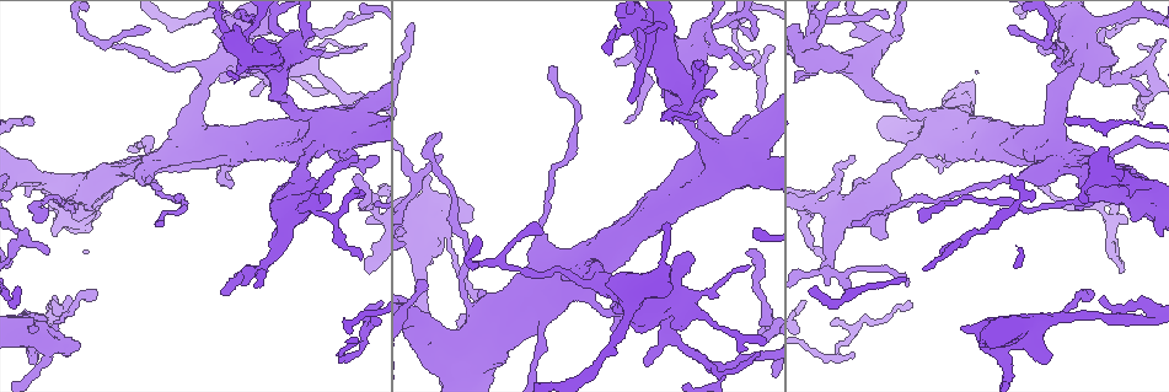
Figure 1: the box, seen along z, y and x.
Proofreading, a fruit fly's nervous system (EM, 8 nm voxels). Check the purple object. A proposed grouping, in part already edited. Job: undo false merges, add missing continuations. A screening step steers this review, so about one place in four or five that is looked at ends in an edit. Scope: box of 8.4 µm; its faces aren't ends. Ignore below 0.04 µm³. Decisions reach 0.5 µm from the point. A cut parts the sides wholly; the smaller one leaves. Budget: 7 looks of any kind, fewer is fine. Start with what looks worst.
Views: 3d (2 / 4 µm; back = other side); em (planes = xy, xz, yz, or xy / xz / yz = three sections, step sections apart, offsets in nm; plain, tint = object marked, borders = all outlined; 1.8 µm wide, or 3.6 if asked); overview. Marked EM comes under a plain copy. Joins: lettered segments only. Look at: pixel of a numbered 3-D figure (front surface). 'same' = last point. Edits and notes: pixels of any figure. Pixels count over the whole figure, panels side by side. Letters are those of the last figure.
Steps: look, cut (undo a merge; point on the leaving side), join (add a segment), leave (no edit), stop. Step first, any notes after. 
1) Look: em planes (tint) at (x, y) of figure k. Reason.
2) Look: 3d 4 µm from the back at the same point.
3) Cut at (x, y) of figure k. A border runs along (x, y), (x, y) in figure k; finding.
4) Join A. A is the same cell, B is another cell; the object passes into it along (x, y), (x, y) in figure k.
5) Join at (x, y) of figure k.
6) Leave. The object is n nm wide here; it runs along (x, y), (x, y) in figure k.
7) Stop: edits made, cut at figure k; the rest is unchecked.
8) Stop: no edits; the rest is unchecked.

Look: em xy step 4 (borders) at (634, 22) of figure 1. Three-way junction.

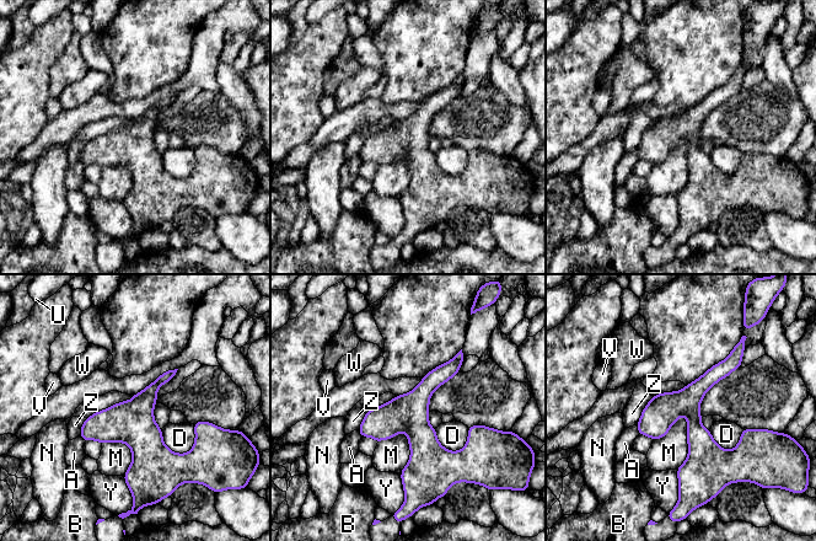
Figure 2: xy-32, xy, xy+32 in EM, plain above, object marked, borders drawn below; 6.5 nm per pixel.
Look: em planes (borders) at the same point.

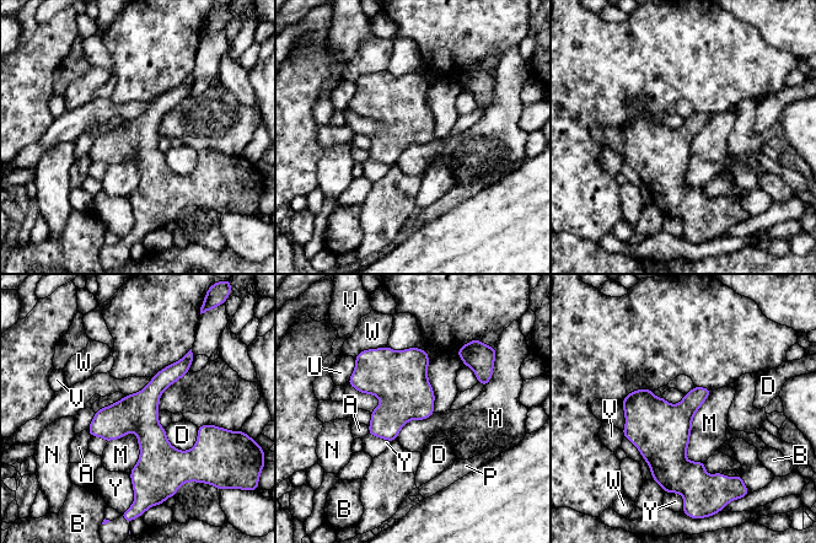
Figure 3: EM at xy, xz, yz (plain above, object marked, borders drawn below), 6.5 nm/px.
Leave. The longest contact is with M, 500 nm; A, B, D, M, N, P, U, V, W and Y are other cells; it runs along (187, 358), (149, 397), (144, 485) in figure 3; continuous, no second cell.

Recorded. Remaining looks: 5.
Look: em 3.6 µm yz step 4 (borders) at (666, 327) of figure 1.

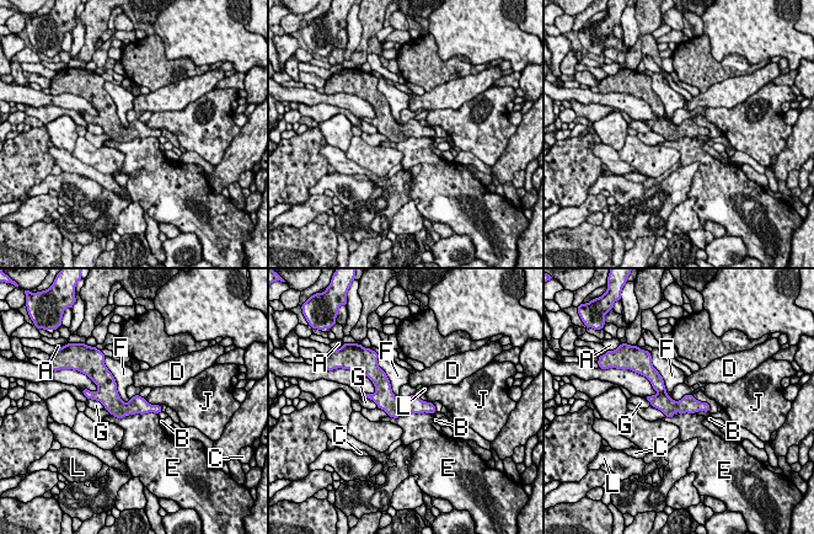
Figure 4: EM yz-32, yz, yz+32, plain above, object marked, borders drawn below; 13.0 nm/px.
Leave. The longest contact is with F, 500 nm; A, B, C, D, E, F, G, J and L are other cells; a border runs along (108, 370), (118, 395), (128, 402) in figure 4; continuous, no second cell.

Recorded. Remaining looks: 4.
Look: 3d 2 µm at (50, 318) of figure 1. Abrupt turn.

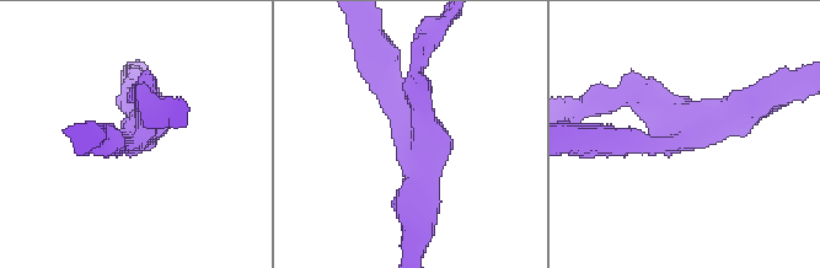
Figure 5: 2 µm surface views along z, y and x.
Look: em 3.6 µm planes (borders) at (664, 139) of figure 5. Now the EM.

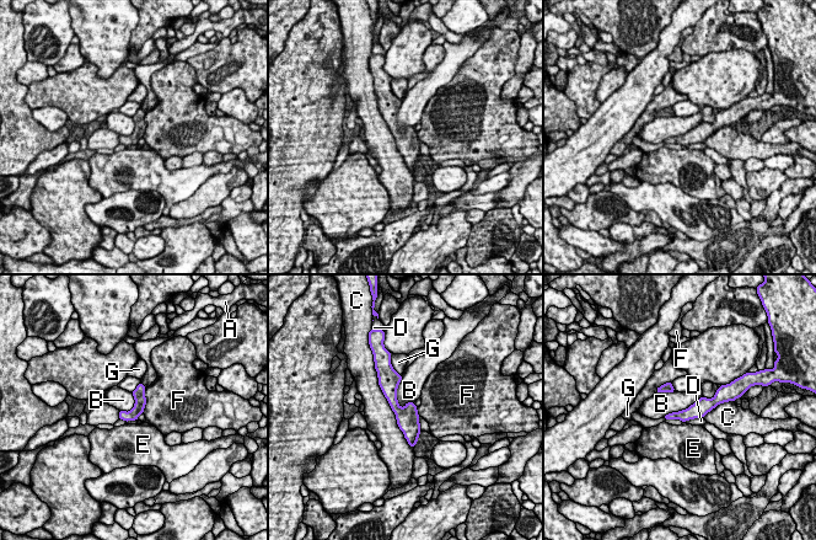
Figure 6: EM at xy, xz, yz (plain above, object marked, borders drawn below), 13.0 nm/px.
Leave. A, B, C, D, E, F and G are other cells; continuous, no second cell.

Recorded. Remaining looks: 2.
Stop: no edits; the rest is unchecked.

